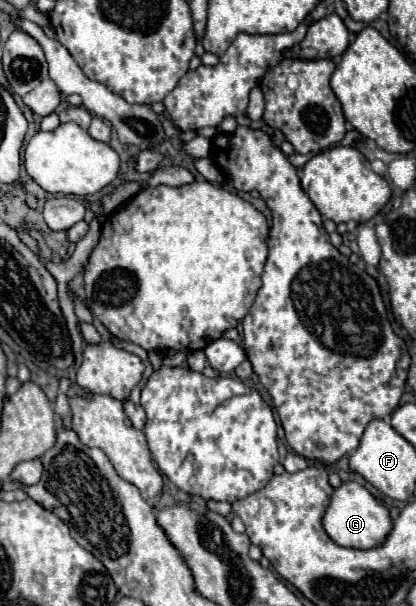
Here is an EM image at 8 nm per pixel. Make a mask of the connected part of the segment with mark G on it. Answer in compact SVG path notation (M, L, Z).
M346 481L334 489L334 493L324 509L322 525L328 533L328 537L342 547L372 549L386 539L386 535L392 529L392 519L390 519L388 511L360 483Z

